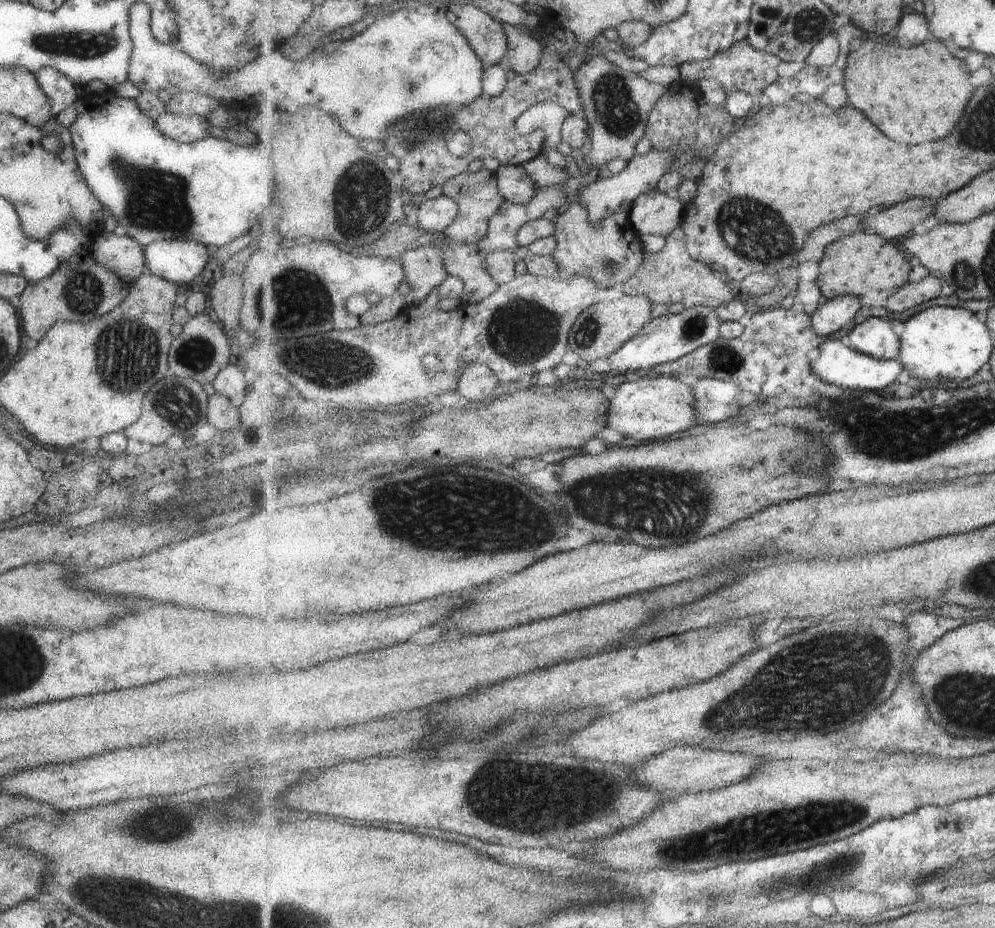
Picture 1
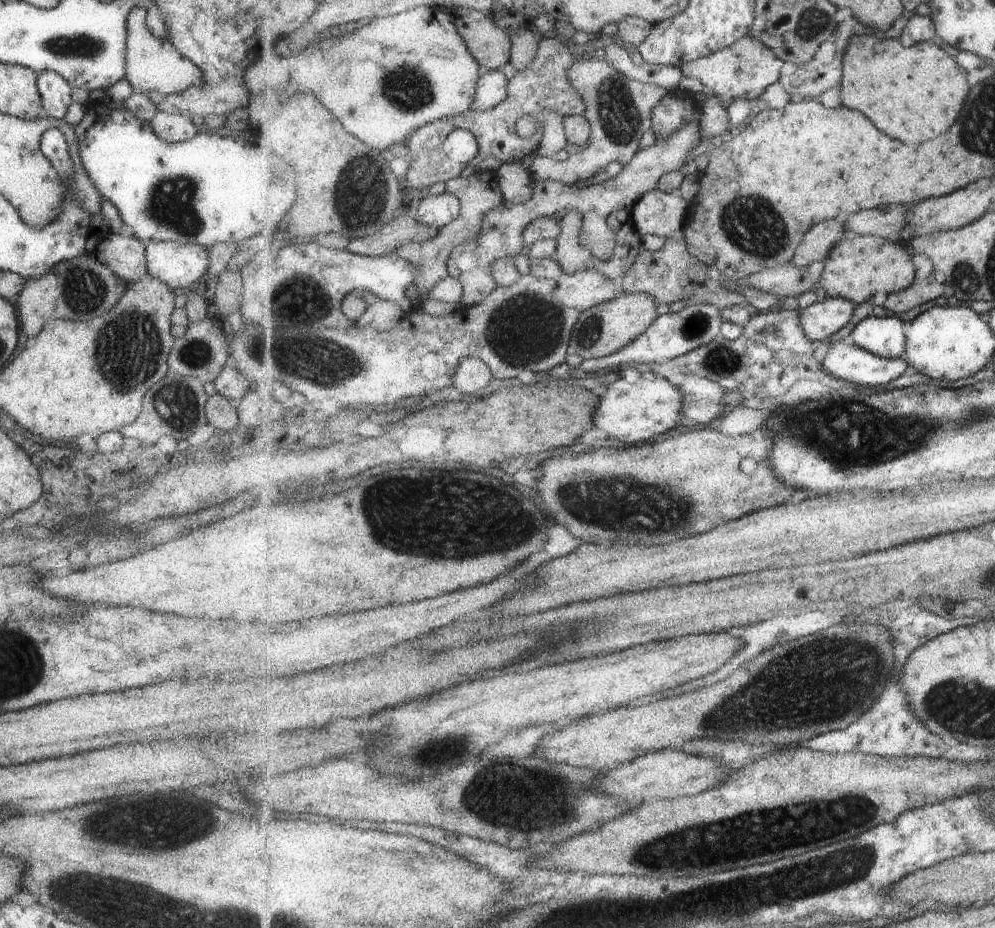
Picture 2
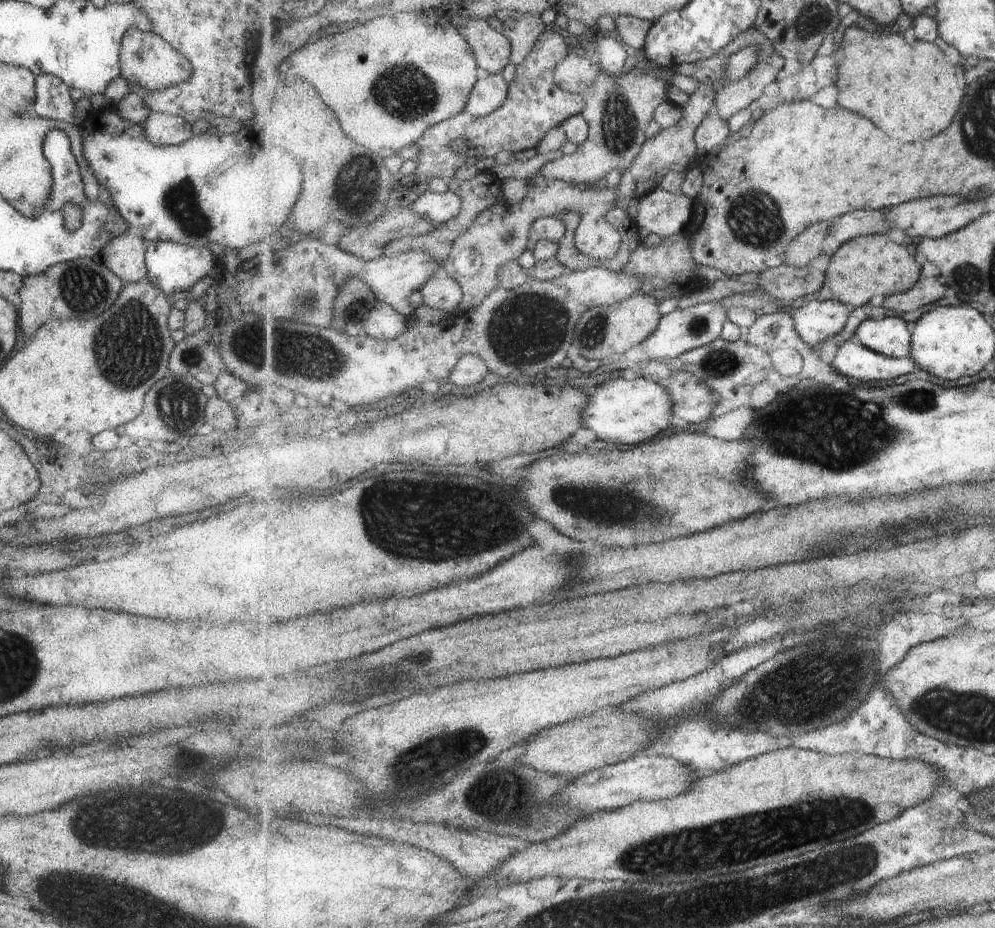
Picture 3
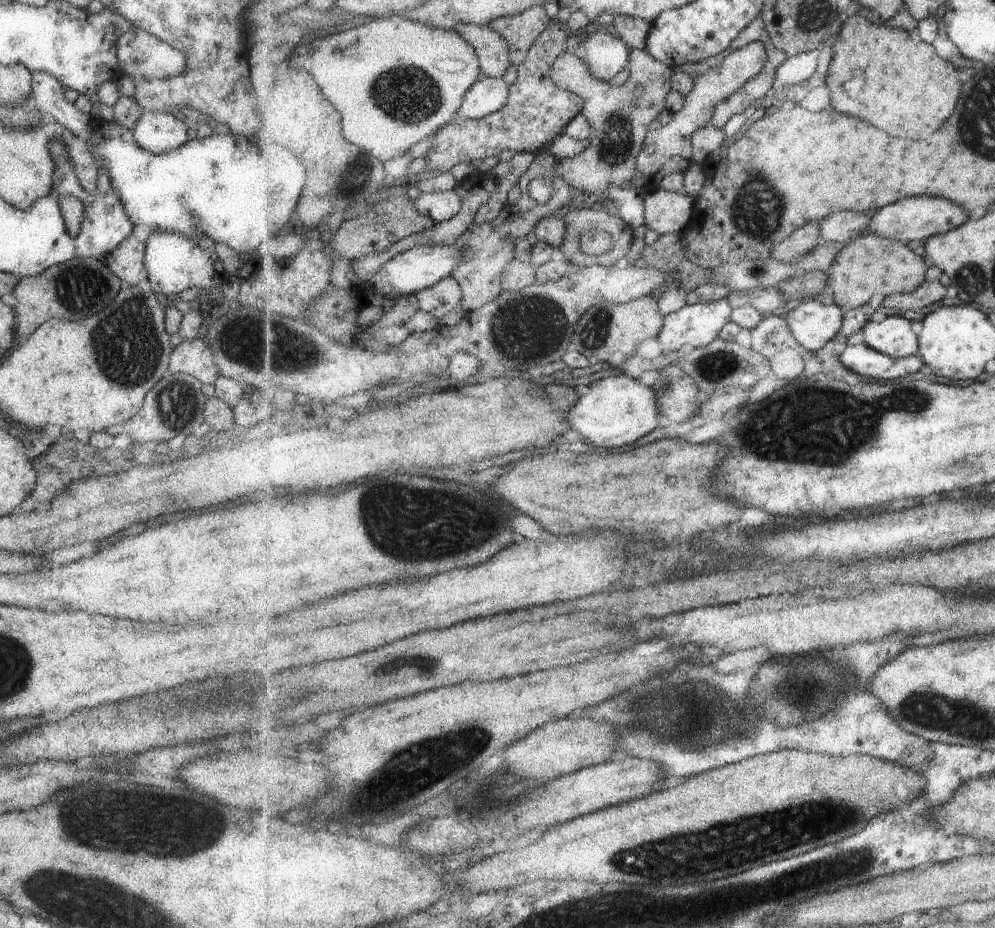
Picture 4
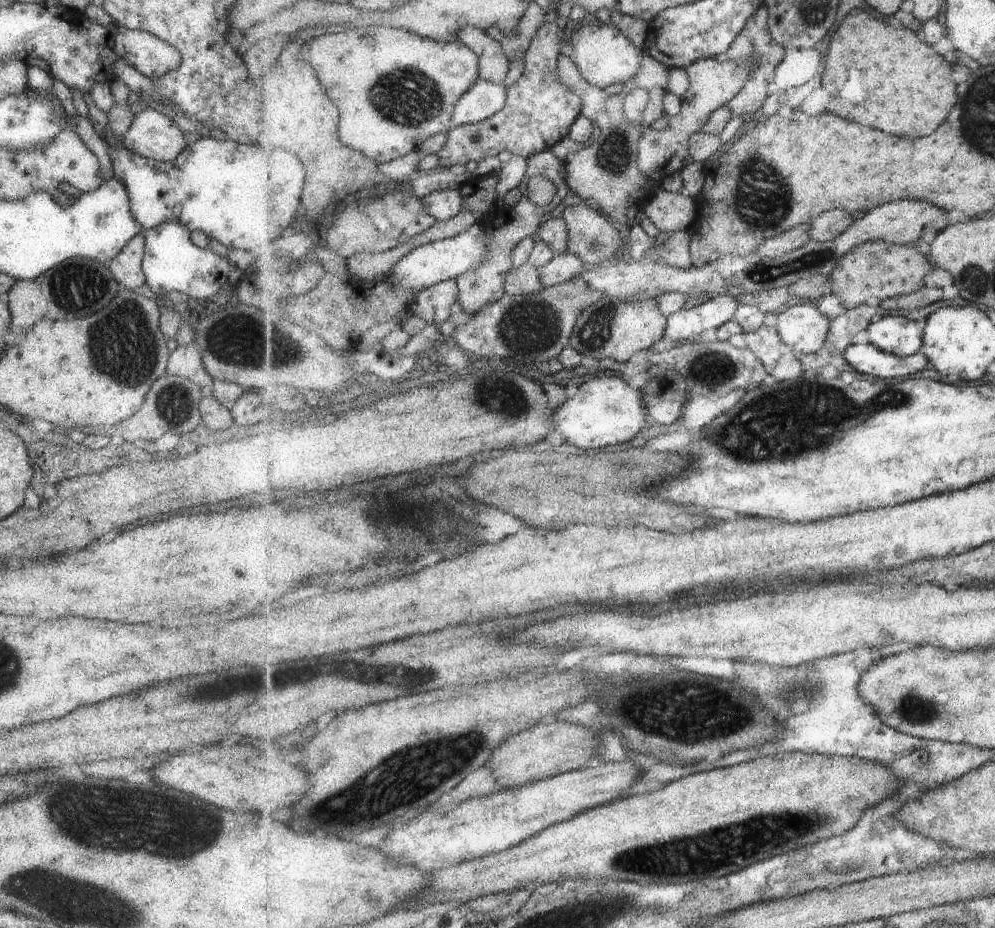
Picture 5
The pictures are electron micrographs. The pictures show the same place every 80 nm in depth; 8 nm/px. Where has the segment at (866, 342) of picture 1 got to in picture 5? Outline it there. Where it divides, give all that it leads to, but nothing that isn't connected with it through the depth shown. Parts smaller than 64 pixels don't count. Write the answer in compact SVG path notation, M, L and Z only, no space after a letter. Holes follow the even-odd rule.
M886 316L873 322L867 329L869 343L896 356L909 357L924 347L924 330L917 328L915 320L903 316Z

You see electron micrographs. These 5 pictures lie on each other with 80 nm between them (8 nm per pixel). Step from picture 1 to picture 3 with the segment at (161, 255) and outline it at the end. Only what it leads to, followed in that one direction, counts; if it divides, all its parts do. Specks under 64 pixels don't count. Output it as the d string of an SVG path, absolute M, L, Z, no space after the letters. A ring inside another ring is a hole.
M161 240L149 241L144 252L145 278L165 294L179 292L180 290L187 291L196 280L211 274L209 270L213 268L213 262L218 264L215 257L205 246L194 247Z

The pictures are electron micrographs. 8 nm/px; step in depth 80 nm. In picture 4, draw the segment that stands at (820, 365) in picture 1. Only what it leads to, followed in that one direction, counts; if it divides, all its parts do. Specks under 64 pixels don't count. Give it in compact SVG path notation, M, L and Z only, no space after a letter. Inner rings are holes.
M864 342L849 345L840 355L839 360L847 370L875 380L897 381L915 374L923 368L923 359L917 354L912 357L896 359L883 354Z

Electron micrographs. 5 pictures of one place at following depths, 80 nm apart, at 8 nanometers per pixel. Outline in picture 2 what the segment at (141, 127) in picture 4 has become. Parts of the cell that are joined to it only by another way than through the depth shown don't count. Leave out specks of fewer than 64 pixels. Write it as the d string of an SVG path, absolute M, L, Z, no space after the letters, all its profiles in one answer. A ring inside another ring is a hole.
M159 111L148 121L149 130L169 143L178 143L193 138L197 133L195 120L187 115L167 114Z

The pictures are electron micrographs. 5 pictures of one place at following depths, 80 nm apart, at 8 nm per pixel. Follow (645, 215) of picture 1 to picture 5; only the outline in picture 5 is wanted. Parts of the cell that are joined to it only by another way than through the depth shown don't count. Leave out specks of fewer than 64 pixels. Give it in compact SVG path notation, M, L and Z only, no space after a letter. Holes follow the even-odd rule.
M661 189L649 198L643 209L661 233L688 231L700 215L697 200L690 195Z

